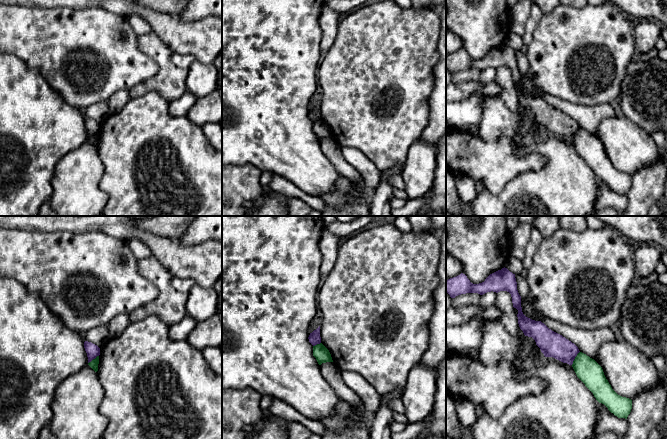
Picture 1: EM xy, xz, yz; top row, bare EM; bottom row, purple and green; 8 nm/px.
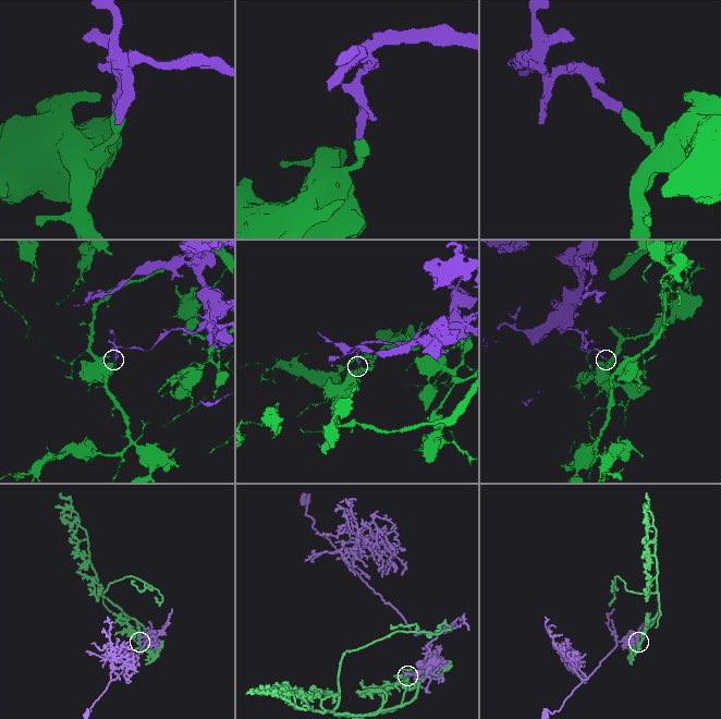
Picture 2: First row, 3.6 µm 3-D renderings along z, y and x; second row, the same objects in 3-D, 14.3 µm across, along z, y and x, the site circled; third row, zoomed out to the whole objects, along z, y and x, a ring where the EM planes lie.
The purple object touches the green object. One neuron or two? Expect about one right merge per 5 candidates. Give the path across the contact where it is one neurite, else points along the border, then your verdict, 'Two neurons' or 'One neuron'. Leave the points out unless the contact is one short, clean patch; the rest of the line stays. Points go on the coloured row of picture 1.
Boundary: yz (579, 351), (571, 364). Two neurons

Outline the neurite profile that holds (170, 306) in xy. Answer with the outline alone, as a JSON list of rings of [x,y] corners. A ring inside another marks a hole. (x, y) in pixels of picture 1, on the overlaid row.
[[[153,256],[138,260],[138,271],[157,286],[159,295],[152,302],[129,313],[131,322],[155,315],[170,326],[187,315],[186,302],[191,288],[196,284],[192,279],[173,275]]]

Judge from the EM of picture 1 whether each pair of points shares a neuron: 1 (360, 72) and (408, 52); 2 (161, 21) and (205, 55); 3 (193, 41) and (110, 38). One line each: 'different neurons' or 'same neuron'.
1: same neuron
2: same neuron
3: different neurons

